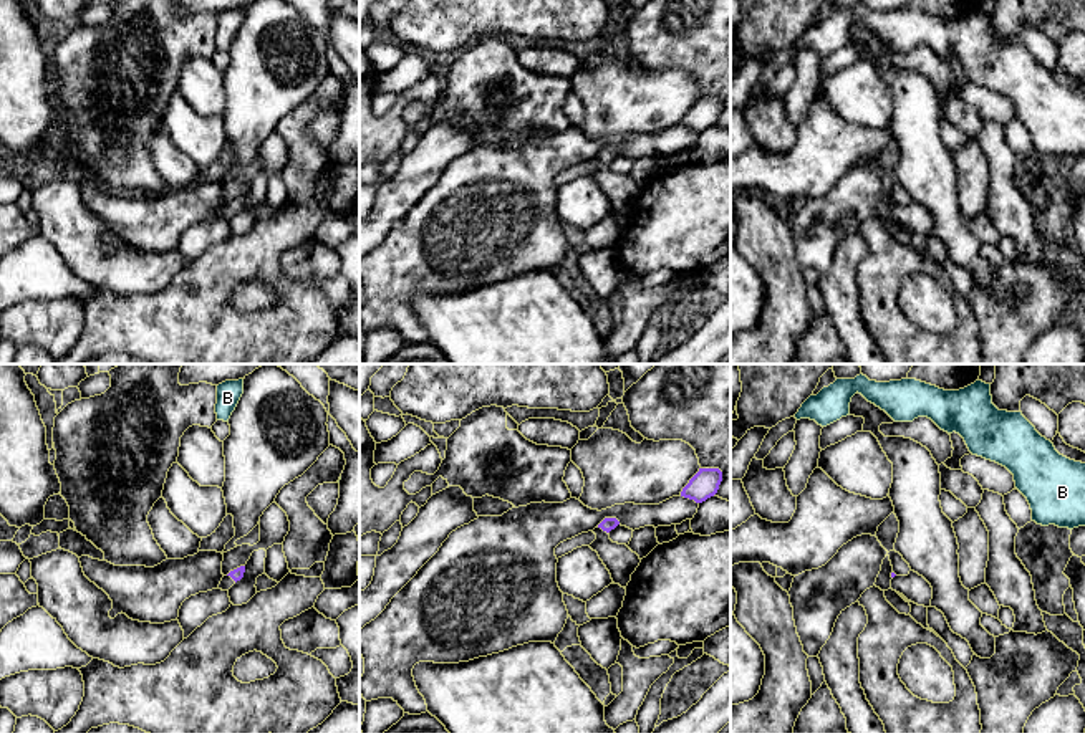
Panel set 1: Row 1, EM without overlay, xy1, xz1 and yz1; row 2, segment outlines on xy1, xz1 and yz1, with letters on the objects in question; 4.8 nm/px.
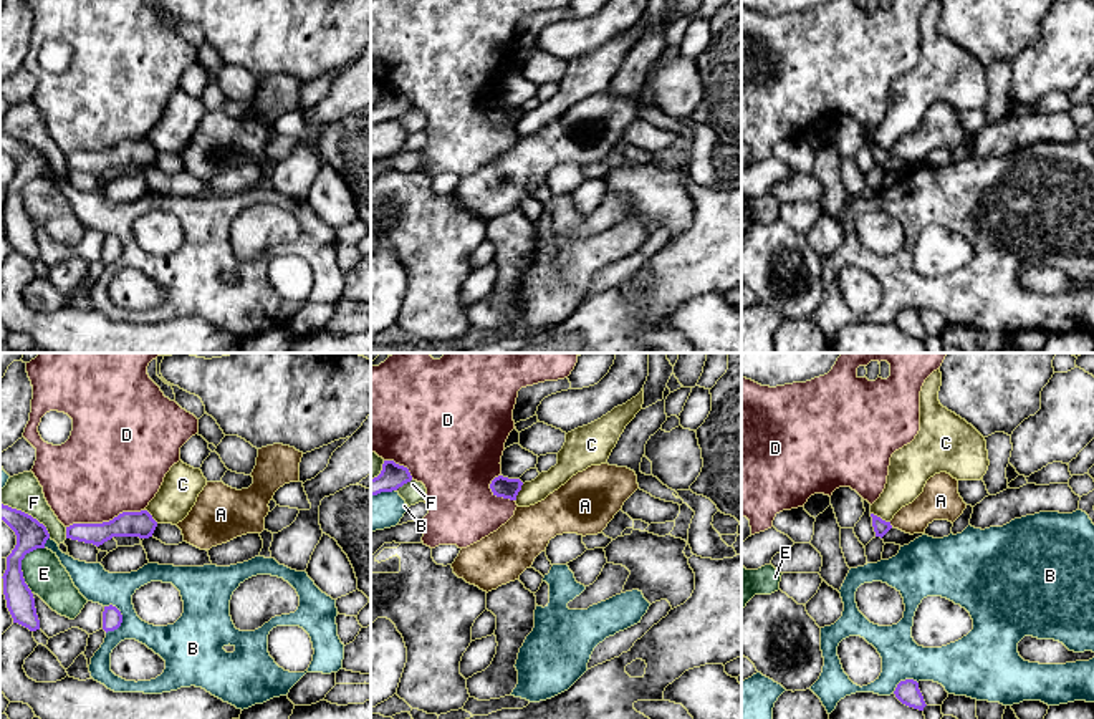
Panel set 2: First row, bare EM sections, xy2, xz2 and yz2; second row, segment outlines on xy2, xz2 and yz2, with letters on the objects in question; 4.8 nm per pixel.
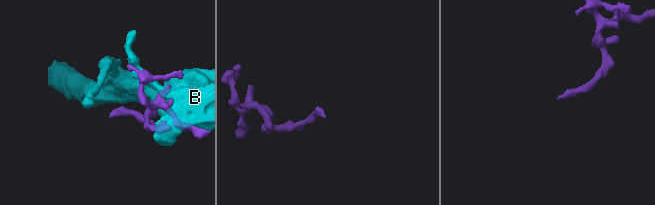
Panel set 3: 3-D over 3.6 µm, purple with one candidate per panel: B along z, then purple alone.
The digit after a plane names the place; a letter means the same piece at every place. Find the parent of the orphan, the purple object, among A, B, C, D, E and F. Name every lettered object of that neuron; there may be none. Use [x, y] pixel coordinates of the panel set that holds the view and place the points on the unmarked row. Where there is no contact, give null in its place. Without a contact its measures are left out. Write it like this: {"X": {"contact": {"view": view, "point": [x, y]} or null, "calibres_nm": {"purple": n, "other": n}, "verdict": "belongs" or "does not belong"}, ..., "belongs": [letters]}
{"A": {"contact": {"view": "yz2", "point": [889, 153]}, "calibres_nm": {"purple": 80, "other": 170}, "verdict": "does not belong"}, "B": {"contact": {"view": "xy2", "point": [121, 250]}, "calibres_nm": {"purple": 100, "other": 170}, "verdict": "does not belong"}, "C": {"contact": {"view": "yz2", "point": [879, 146]}, "calibres_nm": {"purple": 80, "other": 190}, "verdict": "does not belong"}, "D": {"contact": {"view": "xy2", "point": [105, 151]}, "calibres_nm": {"purple": 130, "other": 460}, "verdict": "does not belong"}, "E": {"contact": {"view": "xy2", "point": [20, 194]}, "calibres_nm": {"purple": 140, "other": 200}, "verdict": "does not belong"}, "F": {"contact": {"view": "xy2", "point": [27, 143]}, "calibres_nm": {"purple": 140, "other": 180}, "verdict": "does not belong"}, "belongs": []}

